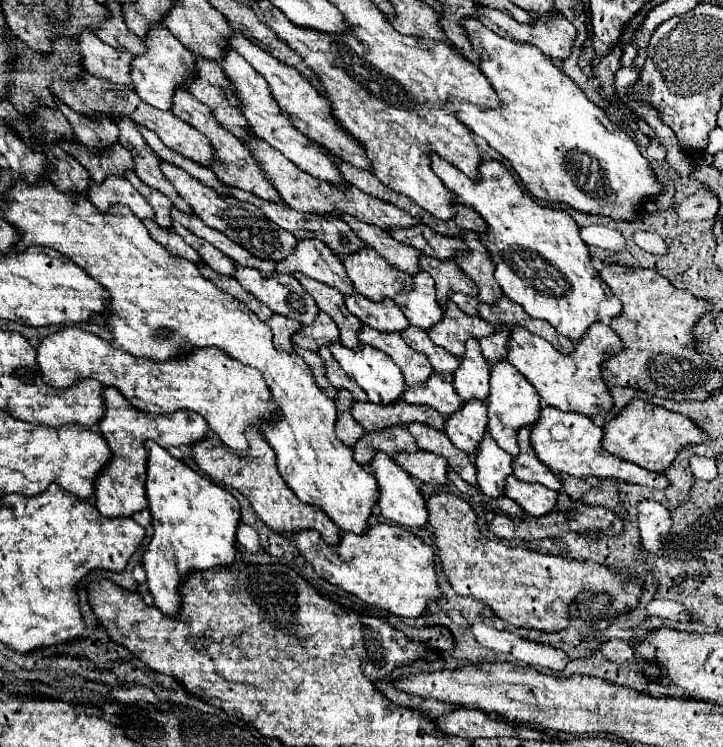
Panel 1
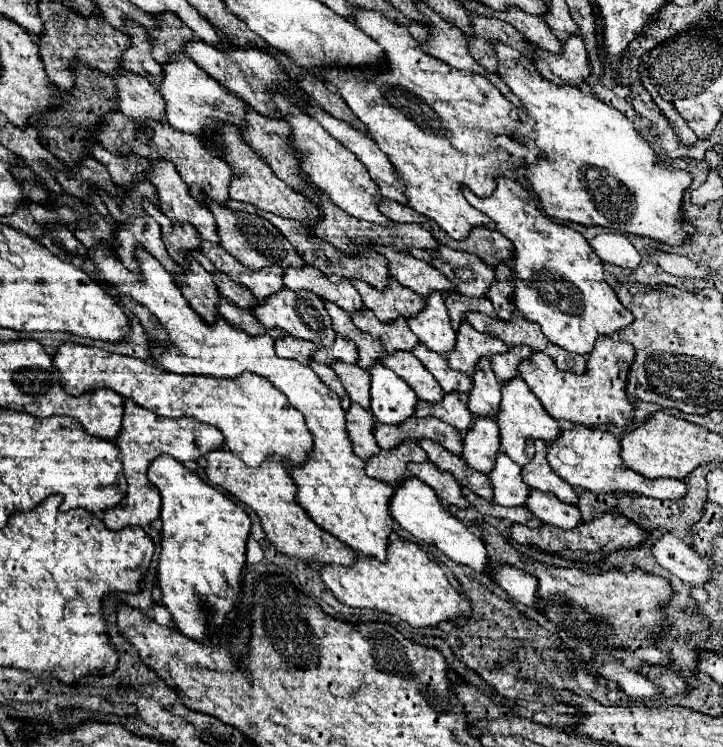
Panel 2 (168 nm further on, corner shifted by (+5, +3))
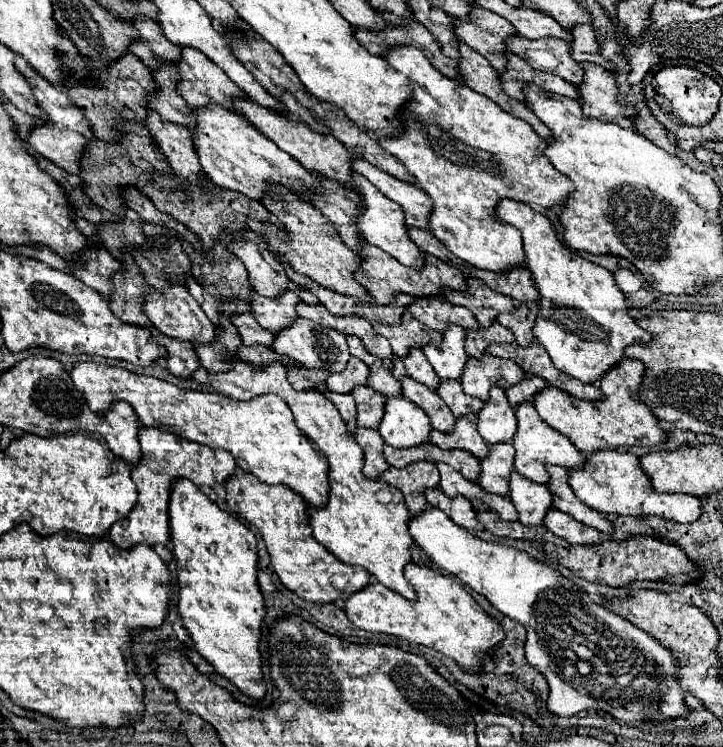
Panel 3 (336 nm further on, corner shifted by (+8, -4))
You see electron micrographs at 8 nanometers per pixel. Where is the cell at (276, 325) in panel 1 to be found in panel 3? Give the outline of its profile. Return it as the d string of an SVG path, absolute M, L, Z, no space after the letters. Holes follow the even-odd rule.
M287 367L289 383L295 389L317 389L319 385L325 385L329 371L325 369L305 369L305 367Z

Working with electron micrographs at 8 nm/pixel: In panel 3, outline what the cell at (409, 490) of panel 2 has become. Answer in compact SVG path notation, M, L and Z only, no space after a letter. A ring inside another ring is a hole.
M429 507L423 515L413 517L409 525L411 537L415 543L445 571L461 579L465 585L469 585L473 591L481 593L497 611L507 615L509 619L515 619L525 625L527 629L527 643L525 643L525 657L529 665L539 669L547 683L549 683L549 697L547 697L547 711L559 717L571 717L579 713L609 713L617 721L623 723L637 723L637 721L671 721L677 717L687 717L689 707L685 703L685 695L681 699L671 699L671 705L643 705L643 701L633 701L627 707L623 707L619 701L611 699L609 685L603 677L615 679L617 687L627 687L637 675L647 677L667 677L675 679L679 673L679 657L673 649L661 645L655 637L641 631L627 619L619 617L617 613L609 611L607 607L595 603L583 589L579 589L571 579L563 577L557 569L533 559L525 551L519 551L515 547L503 545L503 543L487 543L469 531L455 525L445 513Z

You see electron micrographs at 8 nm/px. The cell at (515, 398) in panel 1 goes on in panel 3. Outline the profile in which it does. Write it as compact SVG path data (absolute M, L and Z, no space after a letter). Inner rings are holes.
M523 403L517 407L517 421L519 421L519 429L517 429L517 437L513 439L513 447L515 447L515 471L521 473L523 477L547 485L549 483L549 473L547 473L547 463L549 465L559 465L565 467L569 471L573 469L583 469L585 467L585 455L581 451L575 449L575 445L565 439L561 433L557 433L555 429L551 429L535 411L533 403Z

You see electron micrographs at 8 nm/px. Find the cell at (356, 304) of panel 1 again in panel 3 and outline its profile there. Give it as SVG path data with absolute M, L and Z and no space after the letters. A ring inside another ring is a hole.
M413 349L413 353L409 353L409 357L405 357L405 361L397 361L393 357L393 375L395 379L403 379L403 377L411 377L419 383L423 383L425 387L429 387L431 391L439 389L439 377L433 373L433 367L429 365L429 361L425 359L421 349Z

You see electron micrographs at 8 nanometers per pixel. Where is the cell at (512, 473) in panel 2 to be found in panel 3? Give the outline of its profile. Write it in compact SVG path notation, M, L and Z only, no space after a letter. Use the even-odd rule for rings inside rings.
M517 473L511 477L509 497L519 513L519 521L523 525L543 525L547 511L553 507L553 493L539 483L533 483Z

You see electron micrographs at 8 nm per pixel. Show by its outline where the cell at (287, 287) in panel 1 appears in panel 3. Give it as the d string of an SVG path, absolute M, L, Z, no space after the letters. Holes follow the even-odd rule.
M301 317L293 323L291 329L285 329L275 337L273 351L287 355L291 361L299 363L305 369L325 369L329 373L343 371L349 363L349 357L351 357L349 347L347 347L347 339L341 333L333 333L331 329L317 329L313 325L313 321L301 319Z

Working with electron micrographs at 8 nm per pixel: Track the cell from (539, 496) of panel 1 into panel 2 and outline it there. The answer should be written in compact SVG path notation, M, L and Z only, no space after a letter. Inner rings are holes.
M530 488L530 494L526 498L526 508L542 522L564 530L574 528L580 522L580 512L574 504L564 504L554 494L536 488Z

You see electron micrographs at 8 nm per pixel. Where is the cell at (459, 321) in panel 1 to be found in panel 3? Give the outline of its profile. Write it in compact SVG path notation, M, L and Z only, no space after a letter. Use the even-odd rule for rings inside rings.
M489 355L485 357L485 361L469 359L469 365L461 375L461 385L467 395L487 401L493 385L501 389L509 389L521 383L523 379L525 379L525 373L517 363Z

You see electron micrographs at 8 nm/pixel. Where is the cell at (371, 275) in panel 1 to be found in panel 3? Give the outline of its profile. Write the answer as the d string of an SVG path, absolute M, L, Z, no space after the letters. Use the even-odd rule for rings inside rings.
M409 313L405 315L405 321L401 321L401 327L397 327L397 329L393 329L389 325L381 325L381 323L373 323L373 327L377 329L377 333L381 333L391 343L391 349L397 357L407 357L413 347L423 349L431 341L435 341L435 343L441 341L439 333L425 329L425 325L421 325Z

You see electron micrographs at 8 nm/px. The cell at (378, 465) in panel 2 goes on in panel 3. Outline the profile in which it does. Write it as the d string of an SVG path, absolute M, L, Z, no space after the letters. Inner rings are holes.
M417 461L417 465L409 465L409 469L387 469L379 481L401 489L409 511L419 515L427 509L425 491L439 487L439 471L433 463Z

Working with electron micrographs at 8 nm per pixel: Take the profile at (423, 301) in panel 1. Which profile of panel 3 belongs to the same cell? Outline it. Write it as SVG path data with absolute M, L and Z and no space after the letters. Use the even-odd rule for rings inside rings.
M453 325L453 329L449 329L449 333L445 333L439 351L437 345L431 345L429 349L423 349L427 361L431 363L433 371L441 377L441 379L459 379L469 357L465 353L465 331L457 329Z

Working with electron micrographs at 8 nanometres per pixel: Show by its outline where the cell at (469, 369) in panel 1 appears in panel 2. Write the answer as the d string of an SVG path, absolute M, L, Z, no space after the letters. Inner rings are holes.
M480 358L472 374L472 390L468 394L468 410L472 416L496 416L500 404L500 386L502 384L496 380L490 362Z

